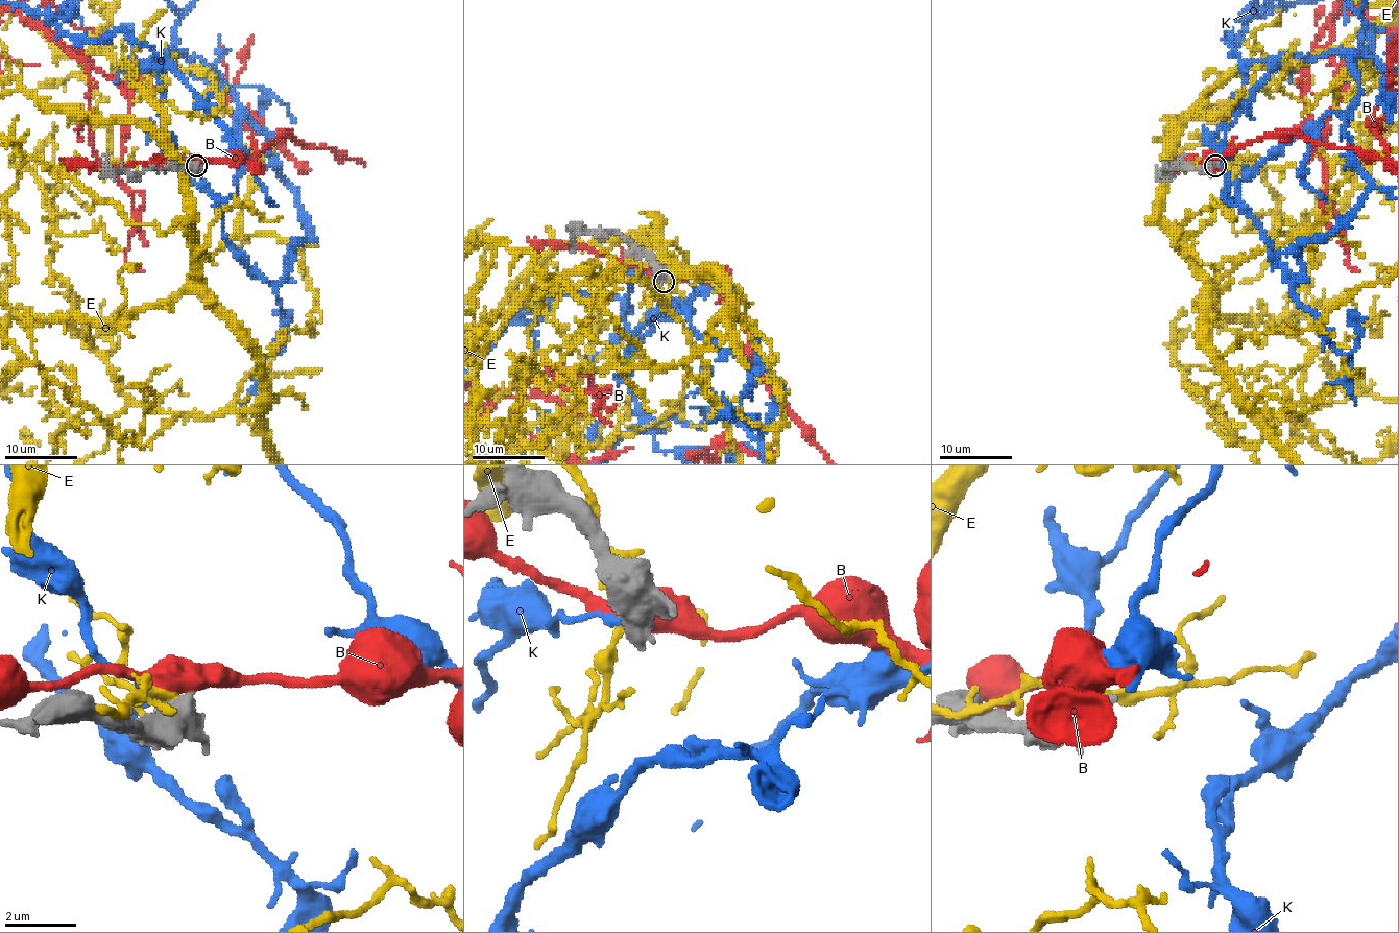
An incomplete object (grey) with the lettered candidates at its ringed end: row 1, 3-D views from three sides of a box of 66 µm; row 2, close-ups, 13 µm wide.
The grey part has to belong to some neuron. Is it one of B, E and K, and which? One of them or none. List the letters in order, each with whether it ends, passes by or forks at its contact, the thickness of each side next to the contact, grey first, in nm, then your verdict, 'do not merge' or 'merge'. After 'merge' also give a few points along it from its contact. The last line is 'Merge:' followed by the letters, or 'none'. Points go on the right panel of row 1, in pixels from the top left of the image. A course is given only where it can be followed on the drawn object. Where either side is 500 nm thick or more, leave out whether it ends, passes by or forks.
B: 900 nm thick on the grey side, 600 nm on the other; do not merge
E: 1000 nm thick on the grey side, 240 nm on the other; do not merge
K: 900 nm thick on the grey side, 280 nm on the other; do not merge
Merge: none

